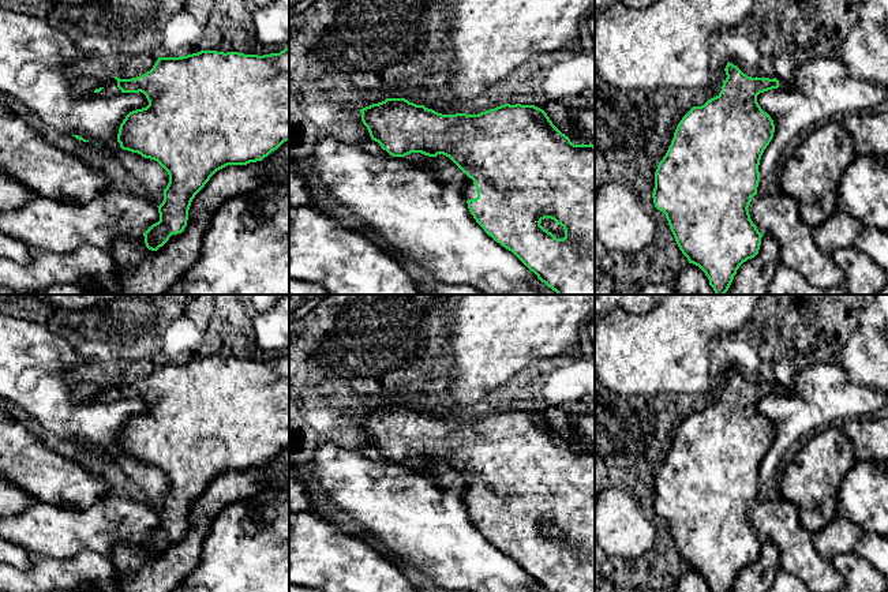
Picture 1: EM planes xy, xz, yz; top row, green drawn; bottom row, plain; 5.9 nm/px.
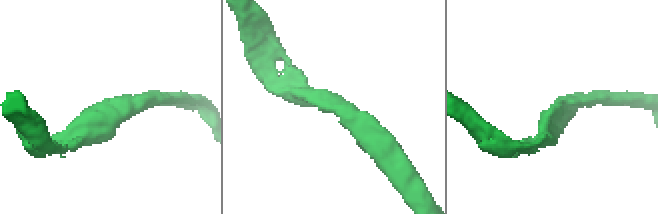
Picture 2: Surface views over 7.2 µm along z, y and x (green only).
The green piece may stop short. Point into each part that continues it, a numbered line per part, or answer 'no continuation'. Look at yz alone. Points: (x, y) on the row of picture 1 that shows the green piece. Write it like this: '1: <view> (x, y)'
no continuation

